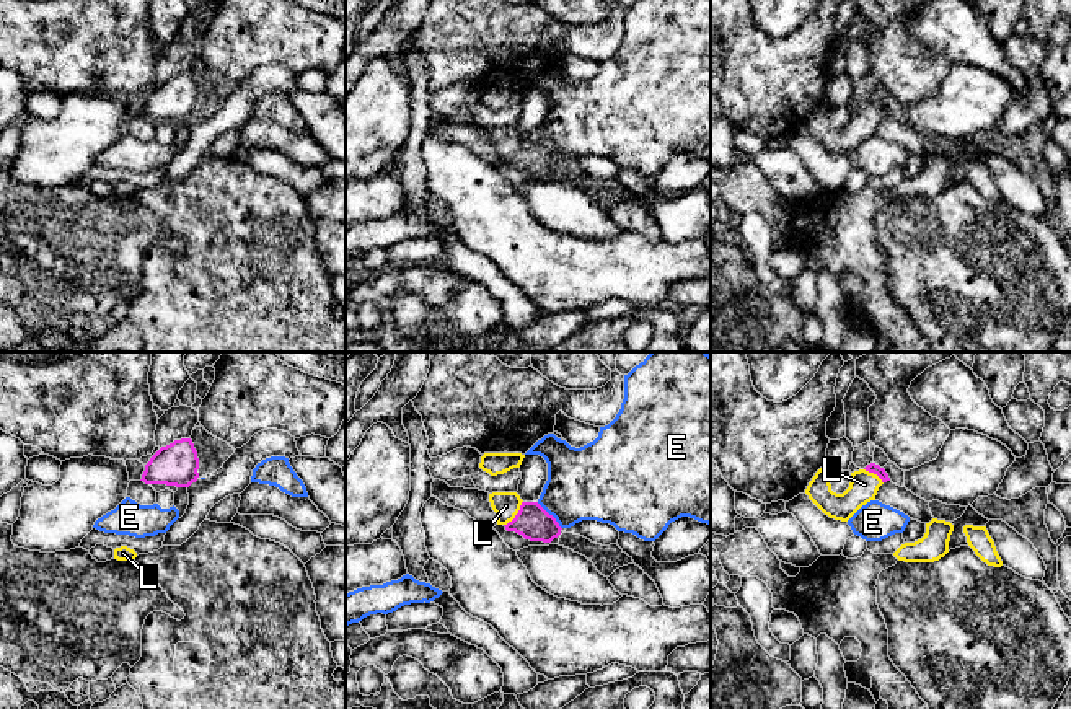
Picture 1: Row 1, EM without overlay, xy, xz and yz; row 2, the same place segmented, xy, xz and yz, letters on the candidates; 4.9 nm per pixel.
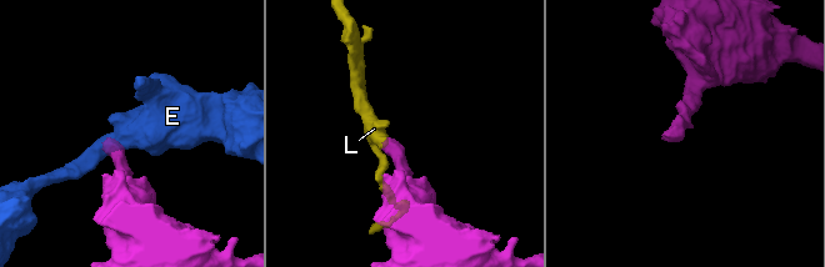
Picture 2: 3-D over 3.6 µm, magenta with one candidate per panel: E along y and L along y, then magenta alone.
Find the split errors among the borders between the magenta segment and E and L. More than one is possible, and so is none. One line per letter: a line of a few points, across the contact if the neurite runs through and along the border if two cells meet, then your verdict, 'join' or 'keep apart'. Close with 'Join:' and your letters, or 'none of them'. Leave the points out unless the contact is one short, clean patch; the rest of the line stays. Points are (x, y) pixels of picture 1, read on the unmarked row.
E: keep apart
L: line xz (532, 157), (517, 149), (506, 140); join
Join: L

